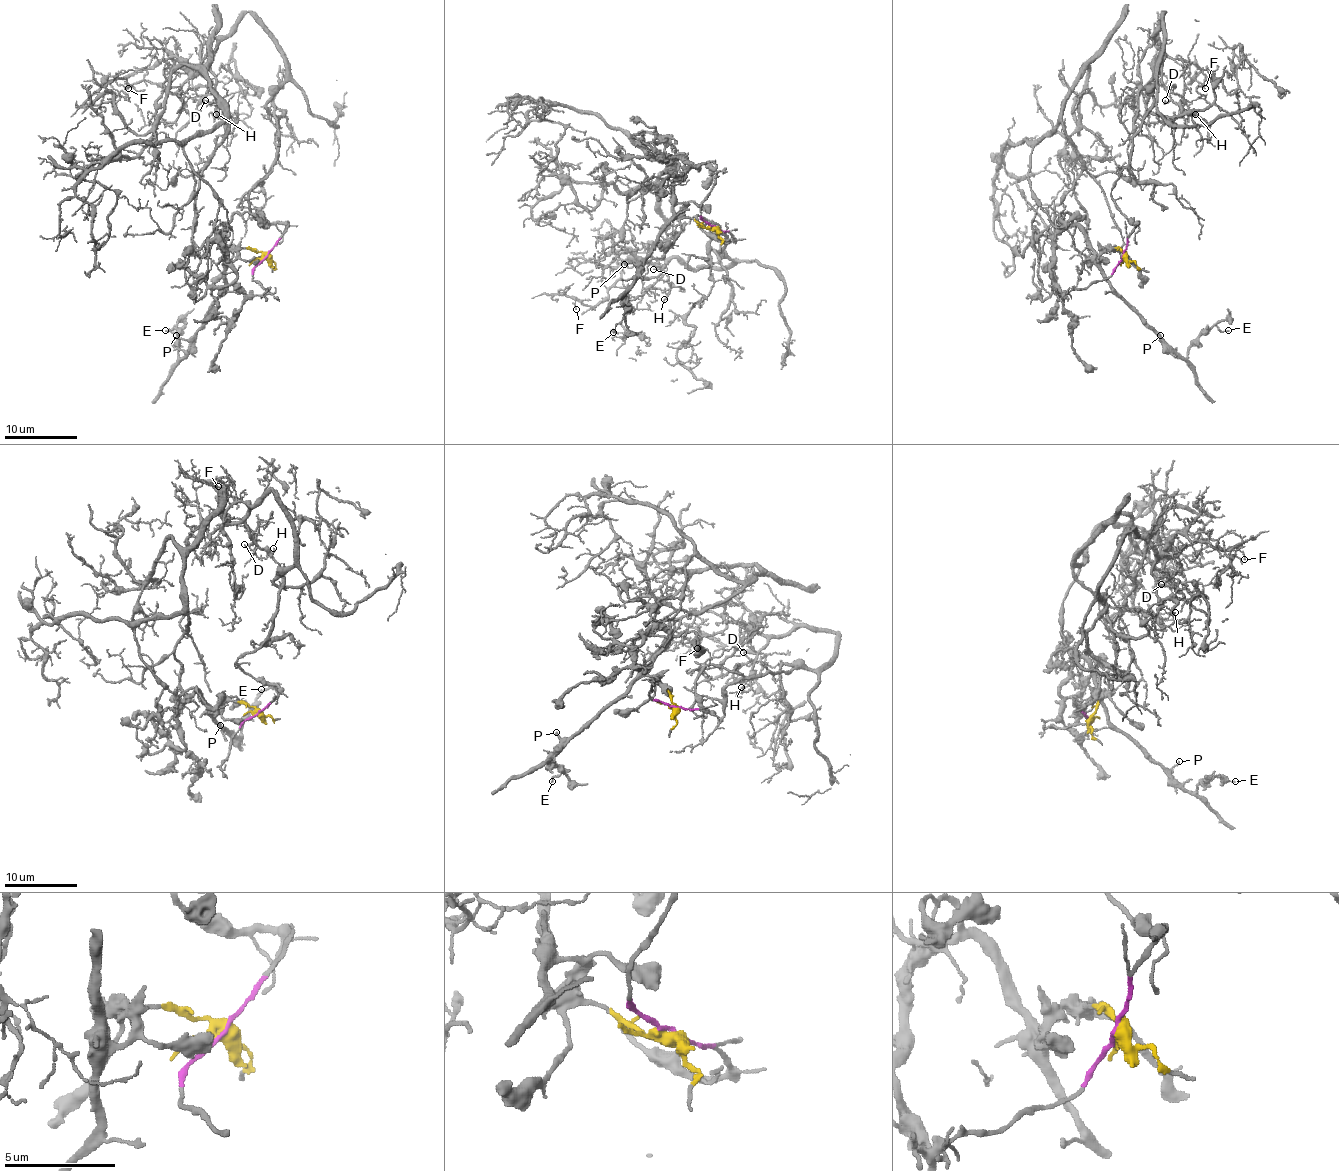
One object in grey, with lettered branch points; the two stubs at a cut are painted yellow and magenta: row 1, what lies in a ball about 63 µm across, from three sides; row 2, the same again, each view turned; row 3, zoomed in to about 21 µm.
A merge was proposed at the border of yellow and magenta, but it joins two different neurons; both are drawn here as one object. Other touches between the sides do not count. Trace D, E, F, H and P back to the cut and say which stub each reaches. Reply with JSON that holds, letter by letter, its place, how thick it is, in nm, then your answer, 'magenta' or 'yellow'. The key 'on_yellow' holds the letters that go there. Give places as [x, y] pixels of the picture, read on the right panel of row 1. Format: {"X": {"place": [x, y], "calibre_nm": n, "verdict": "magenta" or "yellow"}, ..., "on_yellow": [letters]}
{"D": {"place": [1165, 100], "calibre_nm": 100, "verdict": "magenta"}, "E": {"place": [1228, 330], "calibre_nm": 90, "verdict": "yellow"}, "F": {"place": [1205, 88], "calibre_nm": 80, "verdict": "magenta"}, "H": {"place": [1195, 114], "calibre_nm": 140, "verdict": "magenta"}, "P": {"place": [1160, 335], "calibre_nm": 140, "verdict": "yellow"}, "on_yellow": ["E", "P"]}

